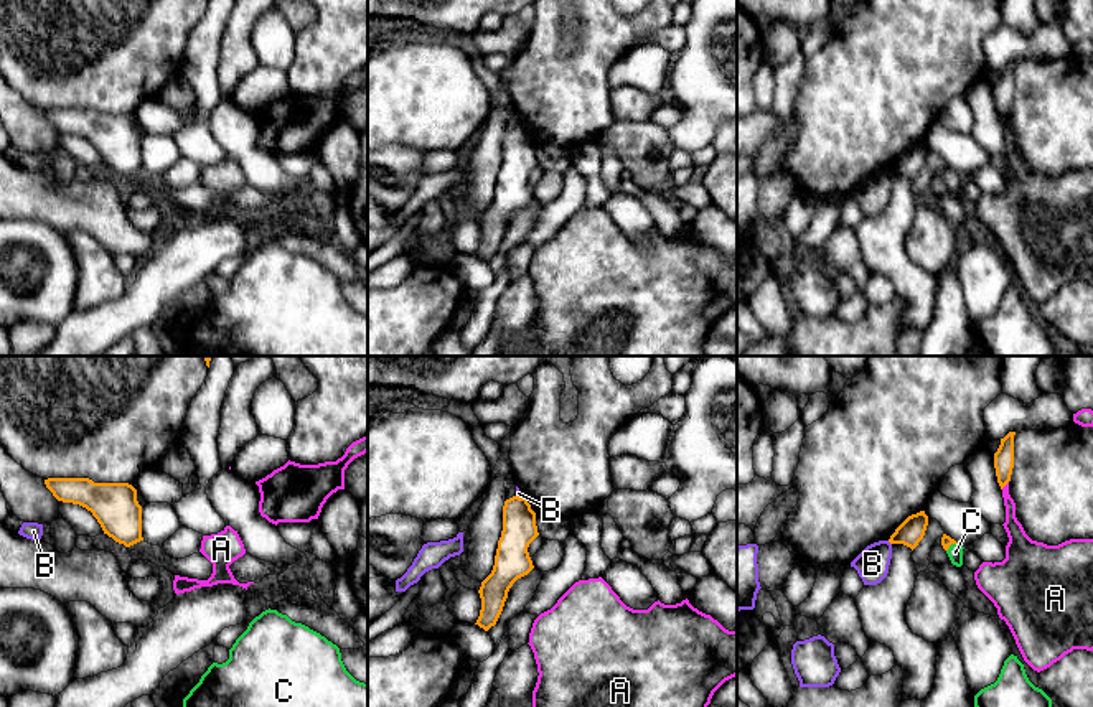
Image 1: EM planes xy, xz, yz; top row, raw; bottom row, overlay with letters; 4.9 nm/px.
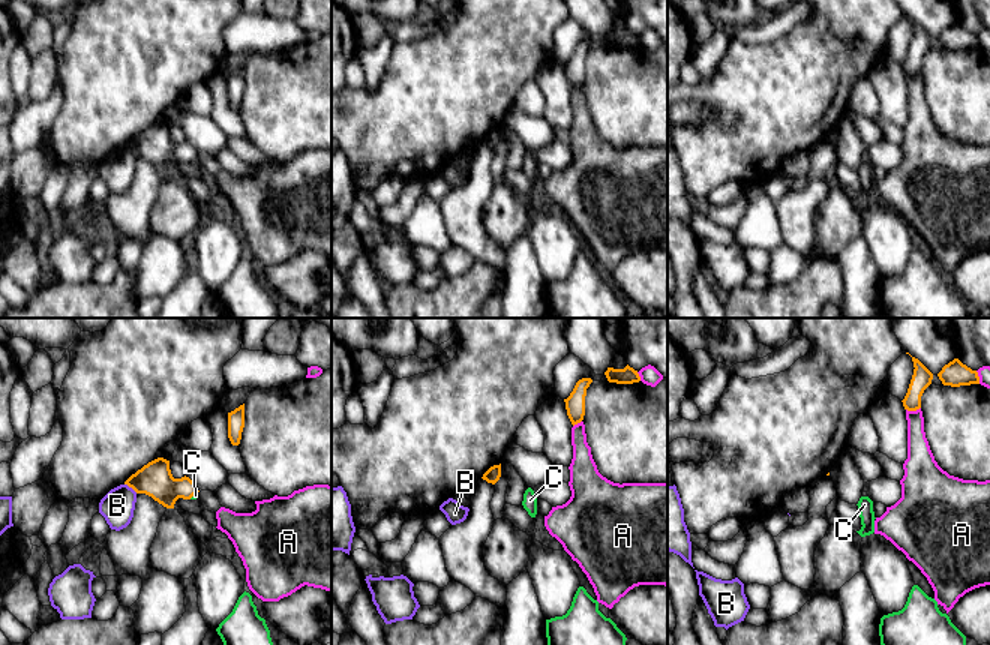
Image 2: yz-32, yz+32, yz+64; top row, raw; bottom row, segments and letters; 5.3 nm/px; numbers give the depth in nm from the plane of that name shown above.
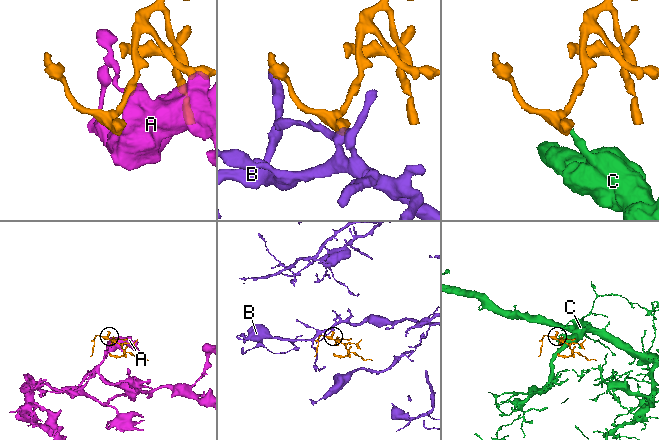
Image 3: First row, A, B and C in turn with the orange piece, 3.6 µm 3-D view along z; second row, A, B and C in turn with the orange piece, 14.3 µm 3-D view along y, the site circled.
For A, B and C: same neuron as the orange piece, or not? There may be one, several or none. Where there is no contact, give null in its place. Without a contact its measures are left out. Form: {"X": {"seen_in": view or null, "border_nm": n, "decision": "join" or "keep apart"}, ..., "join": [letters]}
{"A": {"seen_in": "yz", "border_nm": 50, "decision": "keep apart"}, "B": {"seen_in": "xz", "border_nm": 40, "decision": "keep apart"}, "C": {"seen_in": "yz", "border_nm": 70, "decision": "join"}, "join": ["C"]}

